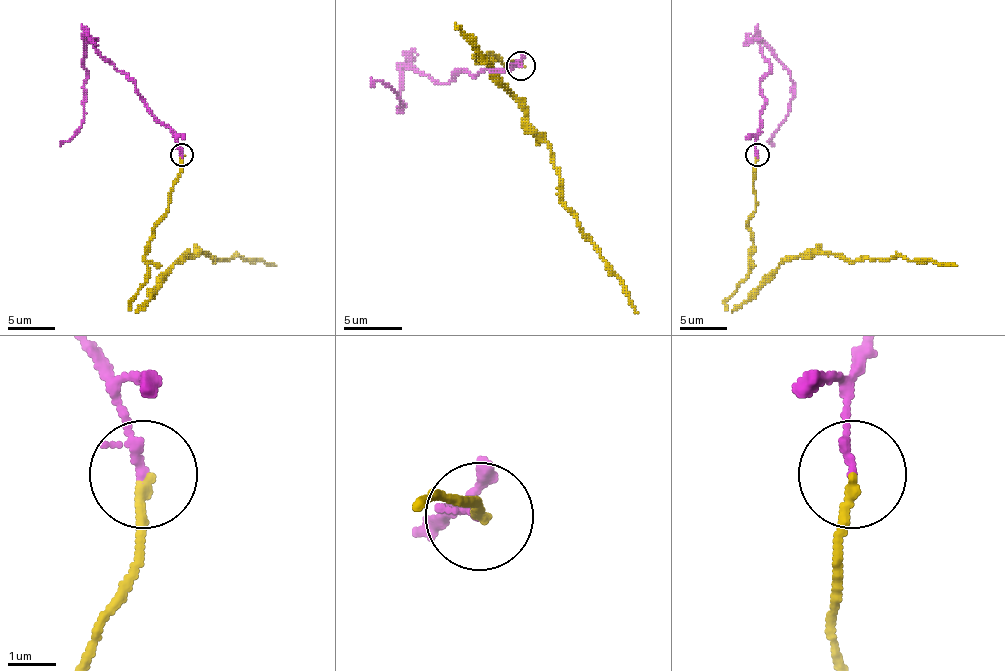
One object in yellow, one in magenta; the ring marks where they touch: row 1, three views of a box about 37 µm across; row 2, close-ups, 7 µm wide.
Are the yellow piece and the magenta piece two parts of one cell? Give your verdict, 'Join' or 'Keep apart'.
Keep apart

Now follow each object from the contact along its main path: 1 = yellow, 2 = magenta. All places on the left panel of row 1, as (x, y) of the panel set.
1: (182, 155), (168, 211), (154, 225), (147, 279), (131, 310), (184, 256), (238, 256), (276, 265)
2: (182, 155), (177, 136), (147, 106), (133, 83), (91, 43), (86, 43), (84, 122), (60, 146)

